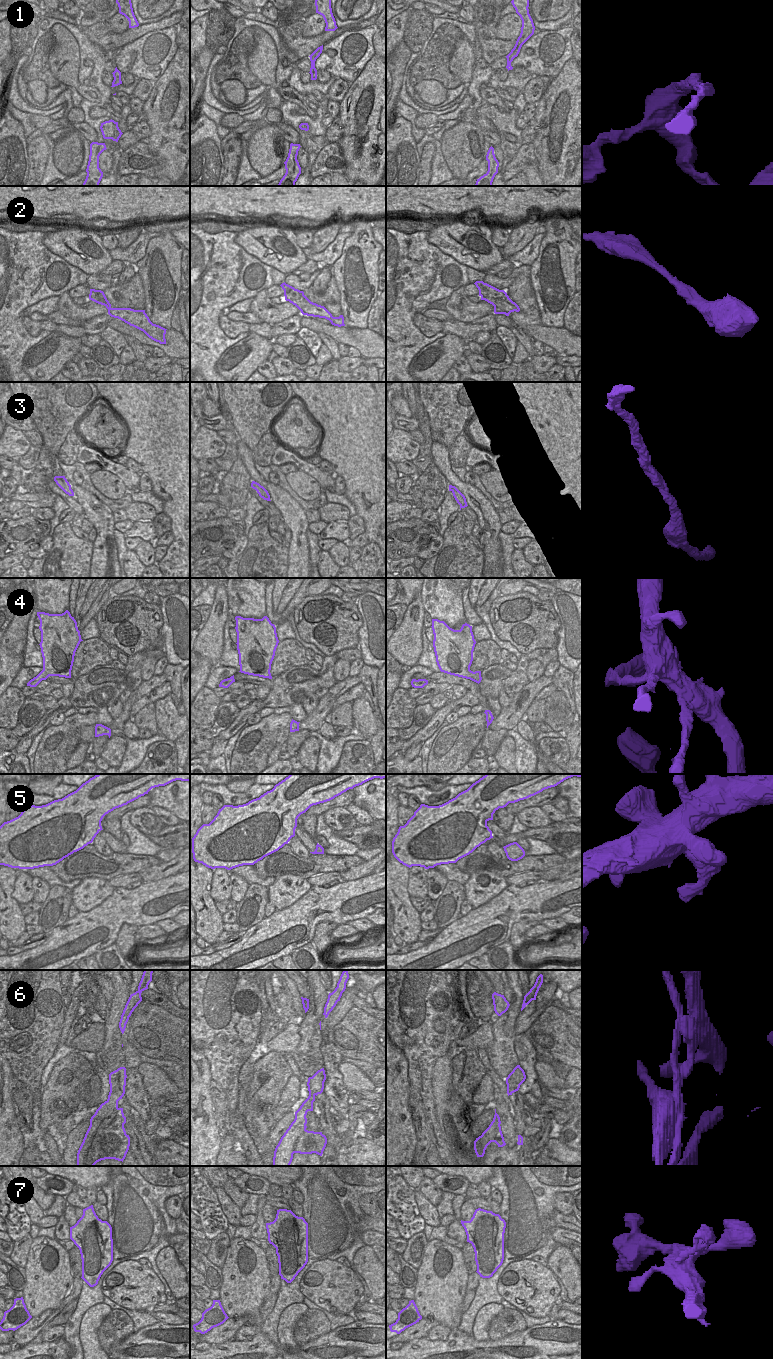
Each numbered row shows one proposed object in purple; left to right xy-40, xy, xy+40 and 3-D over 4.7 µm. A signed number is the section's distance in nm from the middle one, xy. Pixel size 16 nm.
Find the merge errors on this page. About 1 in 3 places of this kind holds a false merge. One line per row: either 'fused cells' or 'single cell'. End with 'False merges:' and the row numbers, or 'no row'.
1: single cell
2: single cell
3: single cell
4: single cell
5: single cell
6: fused cells
7: fused cells
False merges: 6, 7

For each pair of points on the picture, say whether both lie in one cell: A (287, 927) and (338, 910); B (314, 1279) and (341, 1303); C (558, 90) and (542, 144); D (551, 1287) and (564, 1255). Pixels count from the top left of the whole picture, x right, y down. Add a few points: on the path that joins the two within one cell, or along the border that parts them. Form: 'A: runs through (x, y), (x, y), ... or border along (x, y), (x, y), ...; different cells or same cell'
A: runs through (300, 919), (312, 908), (325, 908); same cell
B: runs through (321, 1284), (334, 1296); same cell
C: runs through (552, 103), (550, 110), (538, 125), (542, 131); same cell
D: border along (547, 1266), (554, 1274); different cells

